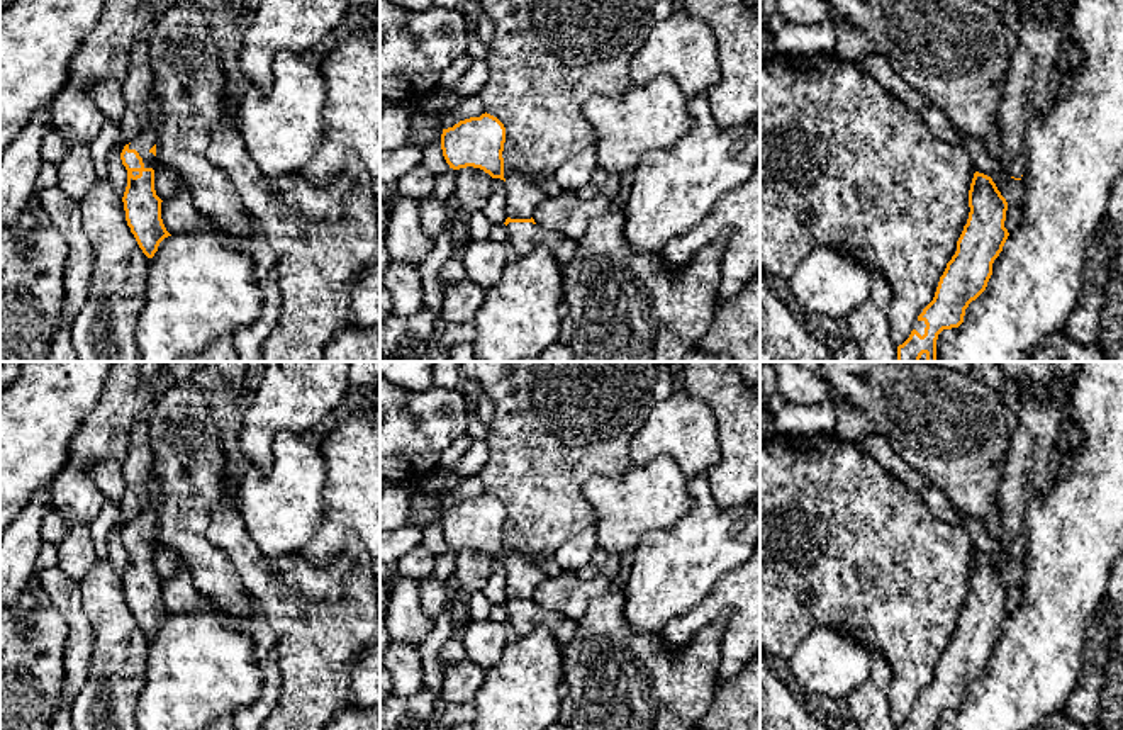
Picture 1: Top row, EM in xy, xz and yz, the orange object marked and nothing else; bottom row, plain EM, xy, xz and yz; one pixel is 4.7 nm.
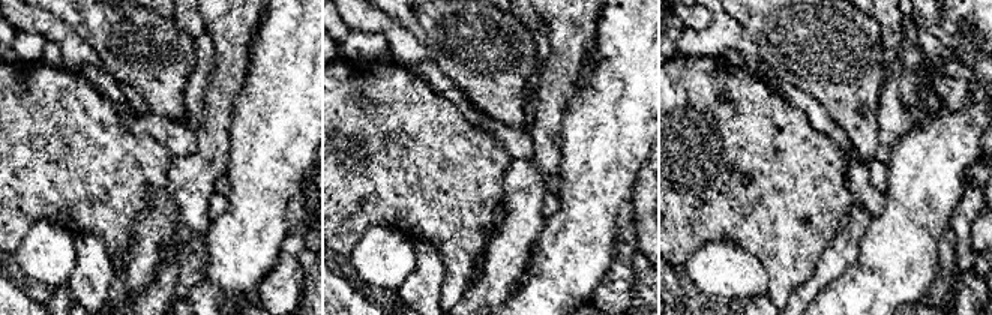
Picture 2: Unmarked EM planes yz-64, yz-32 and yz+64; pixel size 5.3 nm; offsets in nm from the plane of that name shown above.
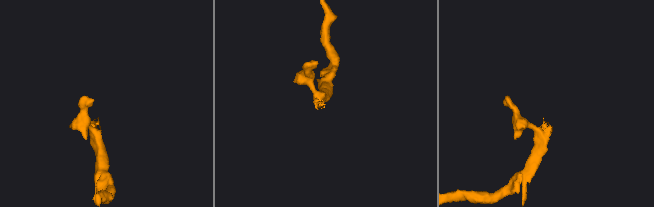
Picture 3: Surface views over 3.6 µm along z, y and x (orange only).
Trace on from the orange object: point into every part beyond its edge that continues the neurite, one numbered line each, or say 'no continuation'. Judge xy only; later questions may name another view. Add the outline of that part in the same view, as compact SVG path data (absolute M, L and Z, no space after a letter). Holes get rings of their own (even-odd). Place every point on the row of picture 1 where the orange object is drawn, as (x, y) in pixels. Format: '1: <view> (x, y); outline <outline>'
1: xy (148, 136); outline M154 93L149 100L149 121L139 136L129 144L129 149L136 149L142 158L144 168L154 168L156 156L149 151L158 141L158 126L159 126L159 105L154 98Z

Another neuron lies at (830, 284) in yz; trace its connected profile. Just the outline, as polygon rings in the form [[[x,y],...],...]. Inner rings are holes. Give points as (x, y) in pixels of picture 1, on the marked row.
[[[831,246],[809,253],[787,282],[811,316],[828,319],[846,319],[870,295],[869,272]]]

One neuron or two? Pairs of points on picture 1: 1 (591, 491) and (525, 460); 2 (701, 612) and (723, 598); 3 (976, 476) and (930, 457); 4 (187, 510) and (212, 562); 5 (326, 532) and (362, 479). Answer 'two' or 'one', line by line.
1: two
2: one
3: one
4: one
5: one

